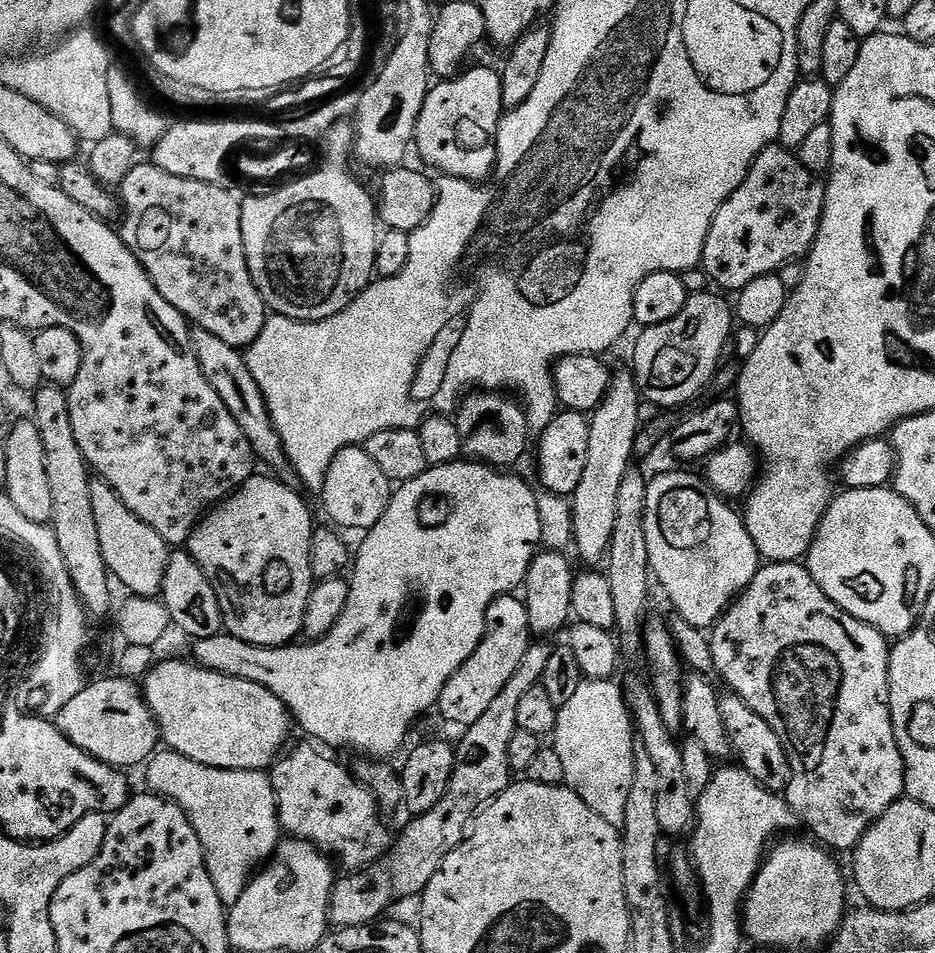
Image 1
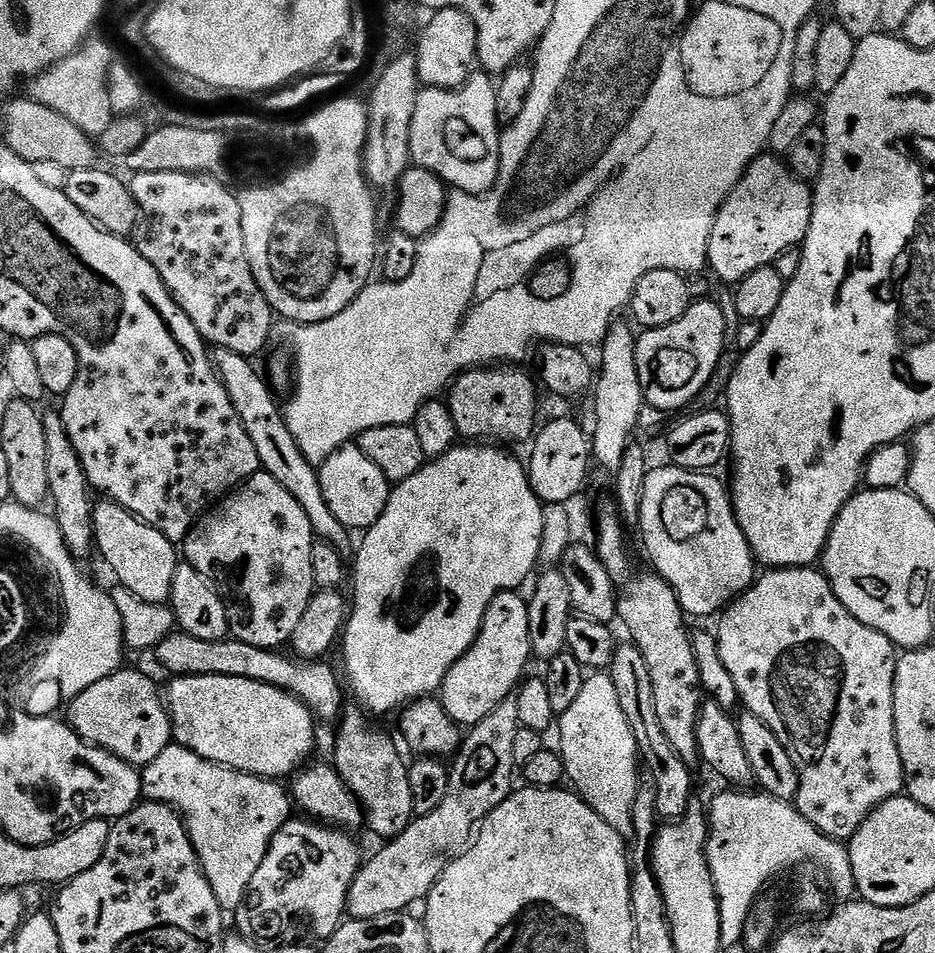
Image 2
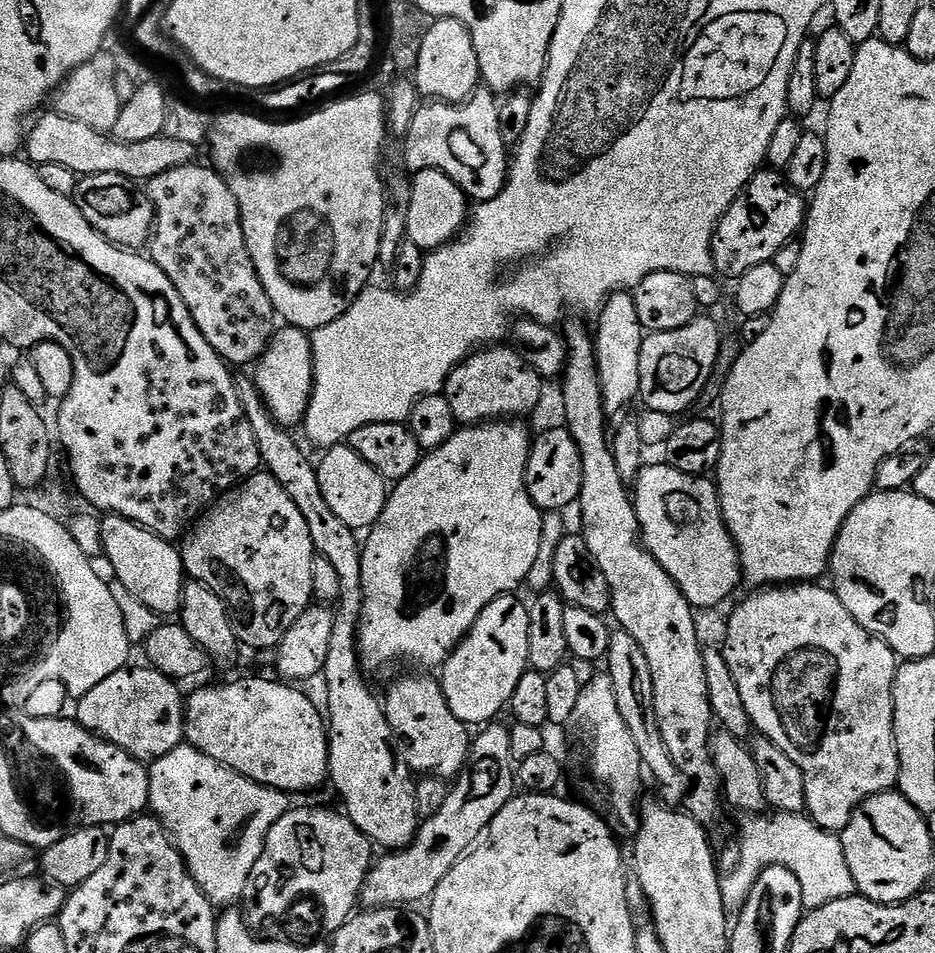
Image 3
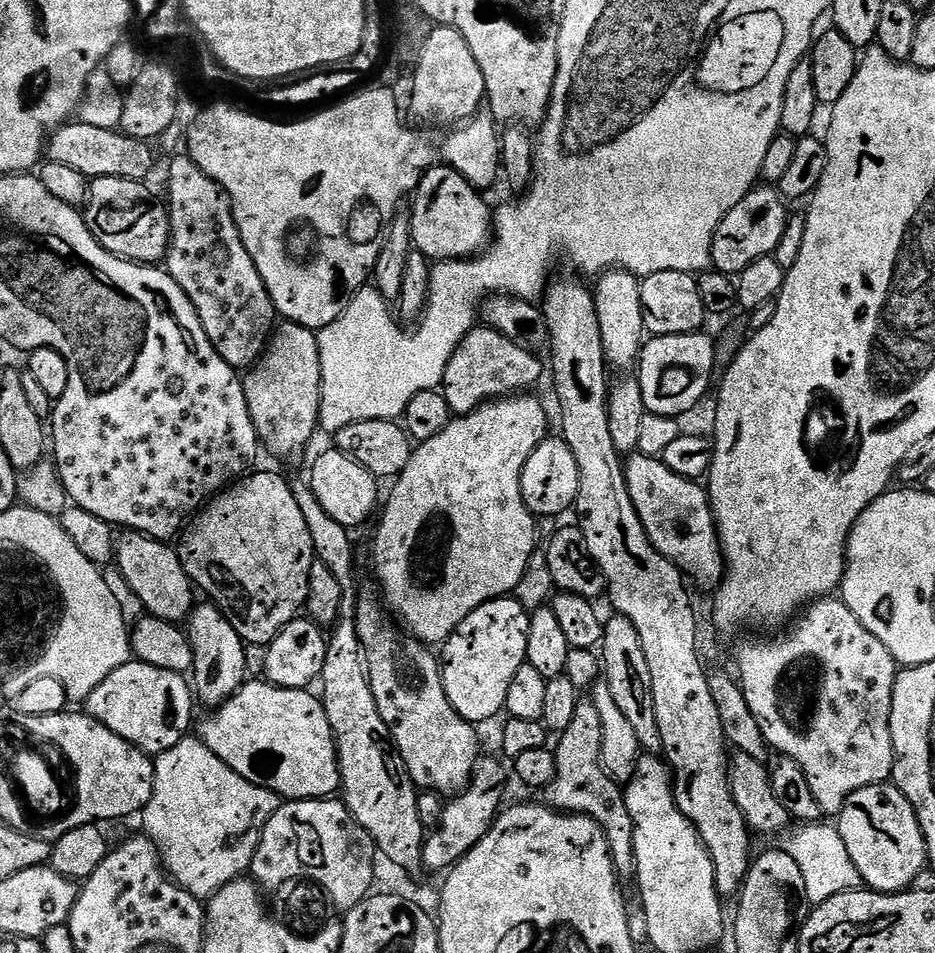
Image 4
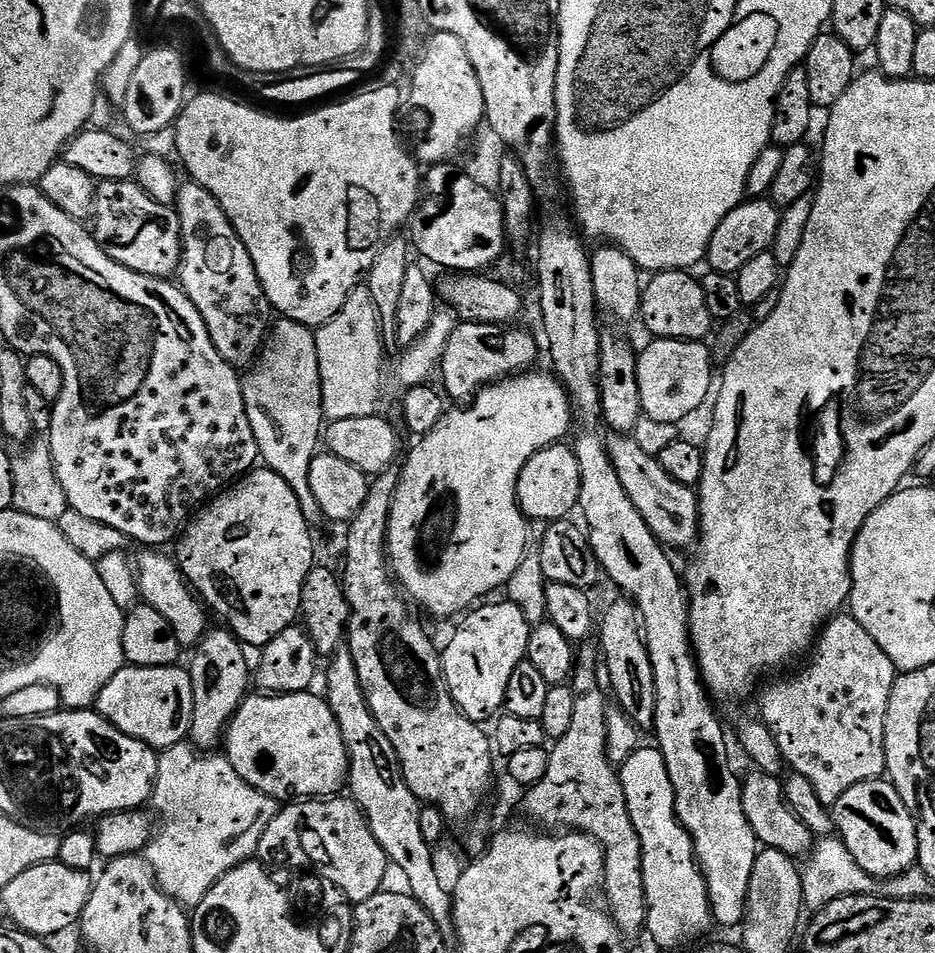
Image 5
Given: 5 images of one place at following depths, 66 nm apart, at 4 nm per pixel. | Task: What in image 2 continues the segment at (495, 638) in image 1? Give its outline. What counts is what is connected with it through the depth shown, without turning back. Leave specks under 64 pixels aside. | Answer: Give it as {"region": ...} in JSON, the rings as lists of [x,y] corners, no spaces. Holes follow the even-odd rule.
{"region":[[[519,591],[498,594],[490,602],[480,627],[478,638],[454,662],[450,674],[446,674],[438,699],[446,714],[457,726],[471,726],[482,722],[490,710],[494,710],[515,693],[525,679],[524,667],[533,659],[530,646],[530,618],[527,599]]]}

